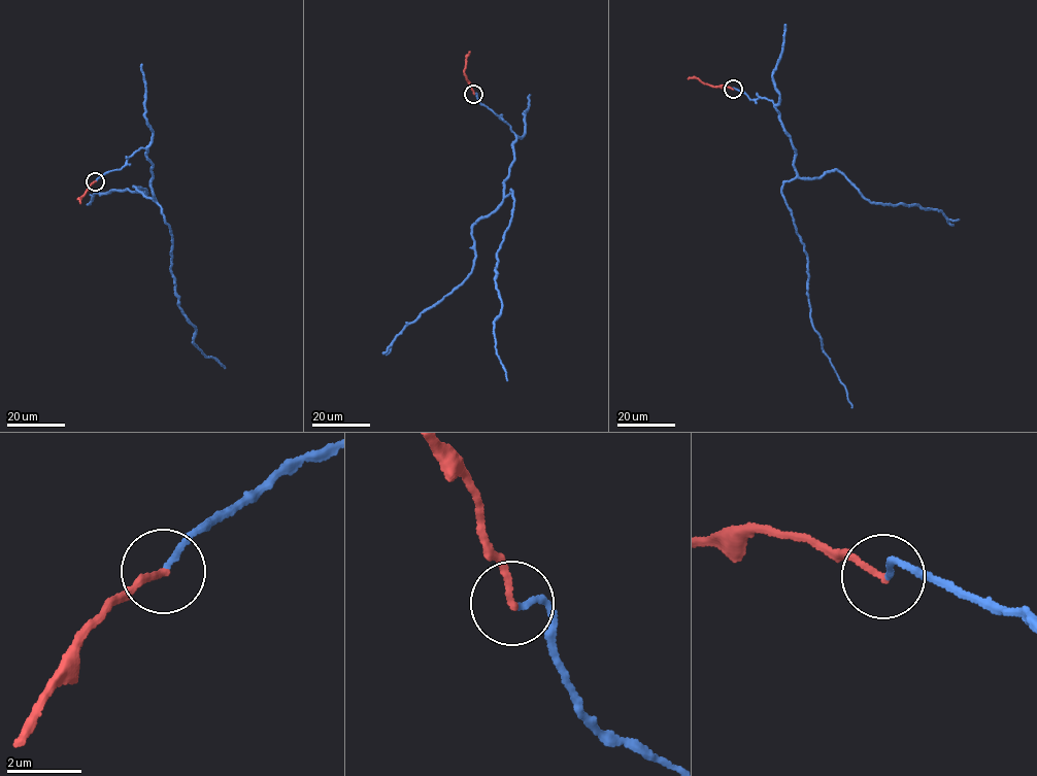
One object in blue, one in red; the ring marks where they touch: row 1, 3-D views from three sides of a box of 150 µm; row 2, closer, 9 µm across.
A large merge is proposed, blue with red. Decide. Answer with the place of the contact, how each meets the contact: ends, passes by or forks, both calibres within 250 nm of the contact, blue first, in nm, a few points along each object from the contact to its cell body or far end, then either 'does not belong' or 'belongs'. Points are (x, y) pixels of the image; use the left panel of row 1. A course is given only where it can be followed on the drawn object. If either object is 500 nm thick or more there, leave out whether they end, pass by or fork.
(95, 181) | blue ends | red ends | 130/160 nm | blue via (95, 180), (139, 148), (147, 150), (153, 197), (172, 238), (178, 307), (195, 327), (194, 345), (225, 368) | red via (95, 181), (78, 198), (80, 203) | belongs

